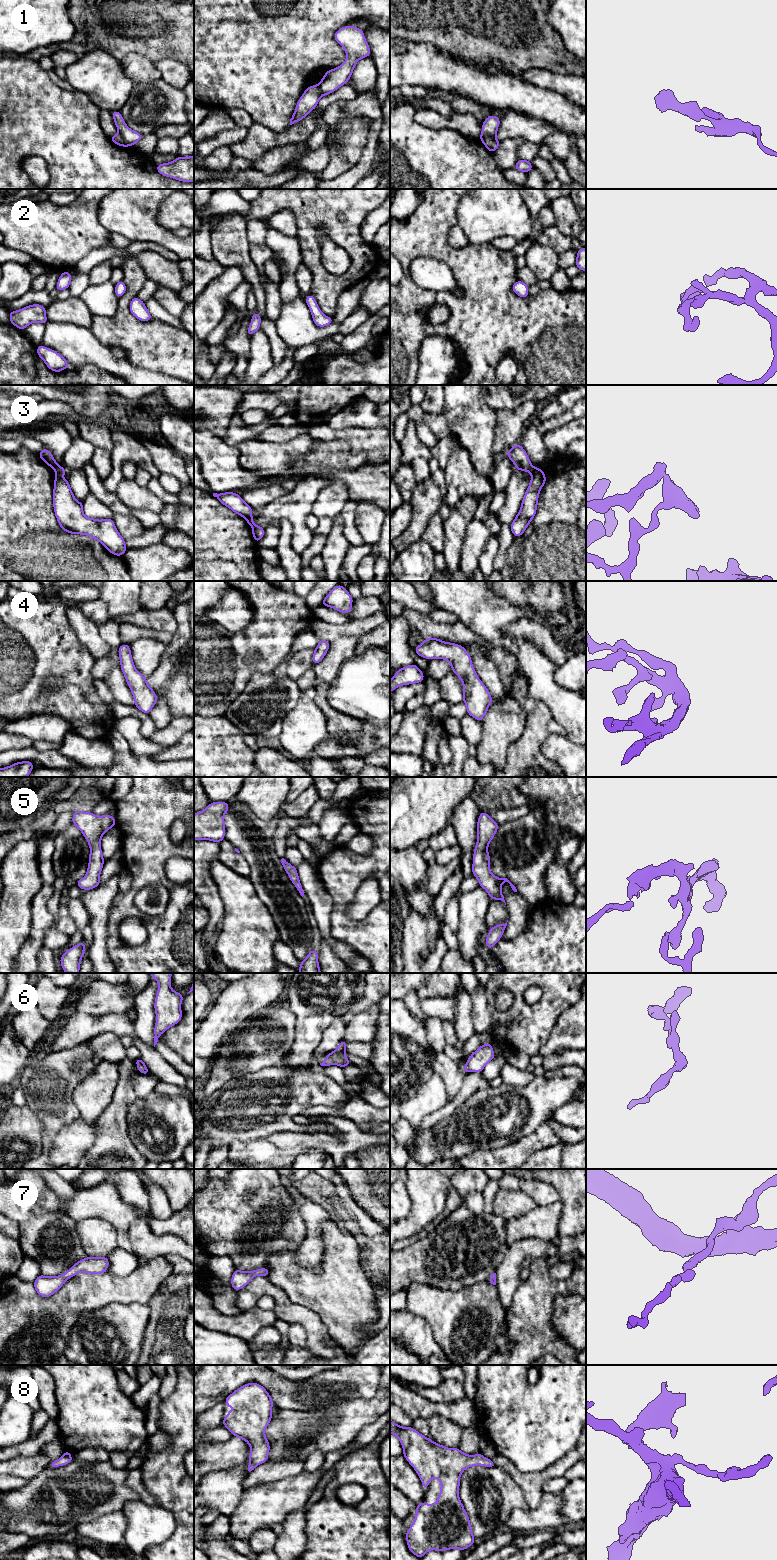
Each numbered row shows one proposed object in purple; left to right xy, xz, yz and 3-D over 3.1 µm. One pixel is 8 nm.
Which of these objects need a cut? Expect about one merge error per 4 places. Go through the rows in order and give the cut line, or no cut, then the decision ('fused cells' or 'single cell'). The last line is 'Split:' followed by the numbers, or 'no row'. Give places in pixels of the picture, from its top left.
1: xy (119, 132), (130, 145) | fused cells
2: no cut | single cell
3: xy (60, 466), (55, 471) | fused cells
4: no cut | single cell
5: no cut | single cell
6: no cut | single cell
7: no cut | single cell
8: no cut | single cell
Split: 1, 3

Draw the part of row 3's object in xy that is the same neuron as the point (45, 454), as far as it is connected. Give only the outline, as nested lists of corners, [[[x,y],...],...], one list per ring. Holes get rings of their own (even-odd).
[[[43,448],[41,452],[38,454],[39,458],[42,459],[48,466],[50,466],[55,472],[61,467],[56,460],[54,459],[52,453]]]

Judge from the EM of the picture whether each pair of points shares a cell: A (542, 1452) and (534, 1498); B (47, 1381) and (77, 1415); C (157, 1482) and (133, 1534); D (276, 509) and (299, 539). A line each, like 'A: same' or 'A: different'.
A: different
B: different
C: different
D: same

